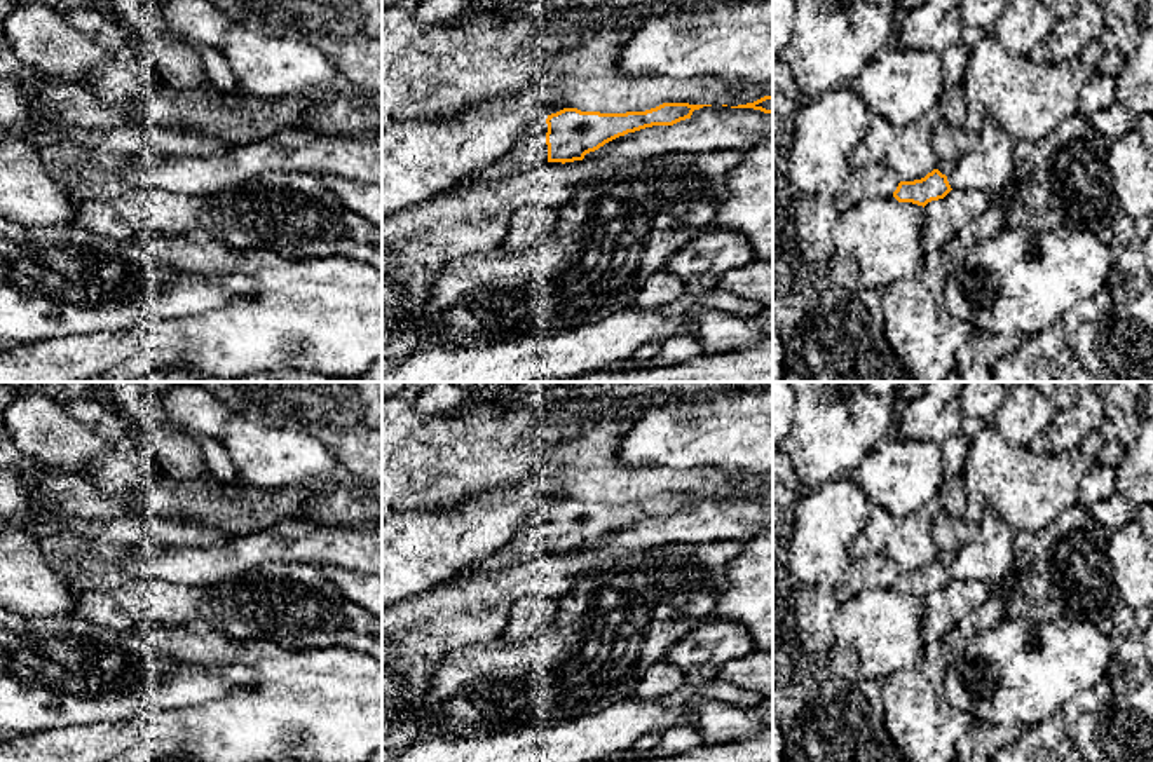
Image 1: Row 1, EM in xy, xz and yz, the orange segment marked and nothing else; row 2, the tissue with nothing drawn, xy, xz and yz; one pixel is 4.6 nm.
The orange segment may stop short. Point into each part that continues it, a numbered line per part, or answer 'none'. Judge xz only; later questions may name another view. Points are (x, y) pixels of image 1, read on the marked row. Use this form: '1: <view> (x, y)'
1: xz (531, 150)

